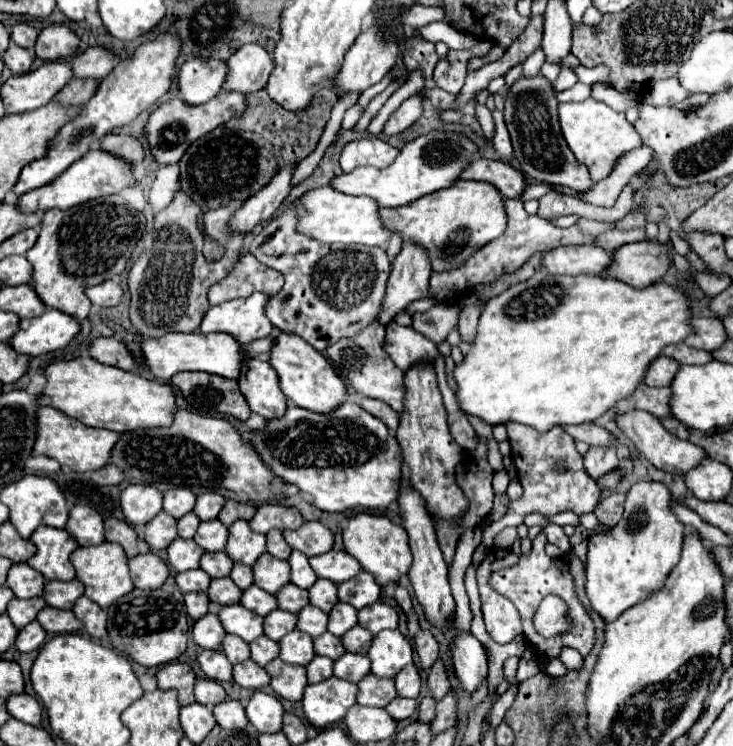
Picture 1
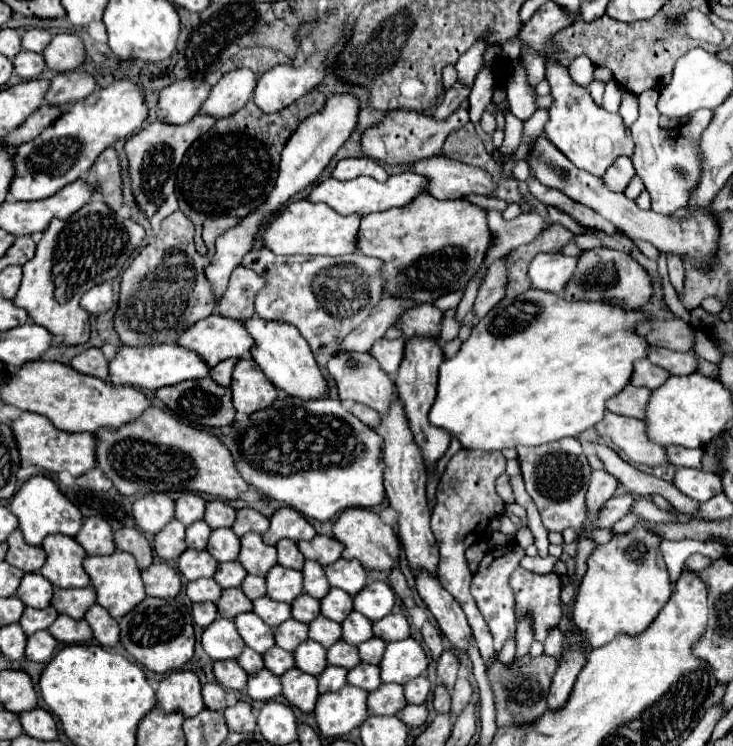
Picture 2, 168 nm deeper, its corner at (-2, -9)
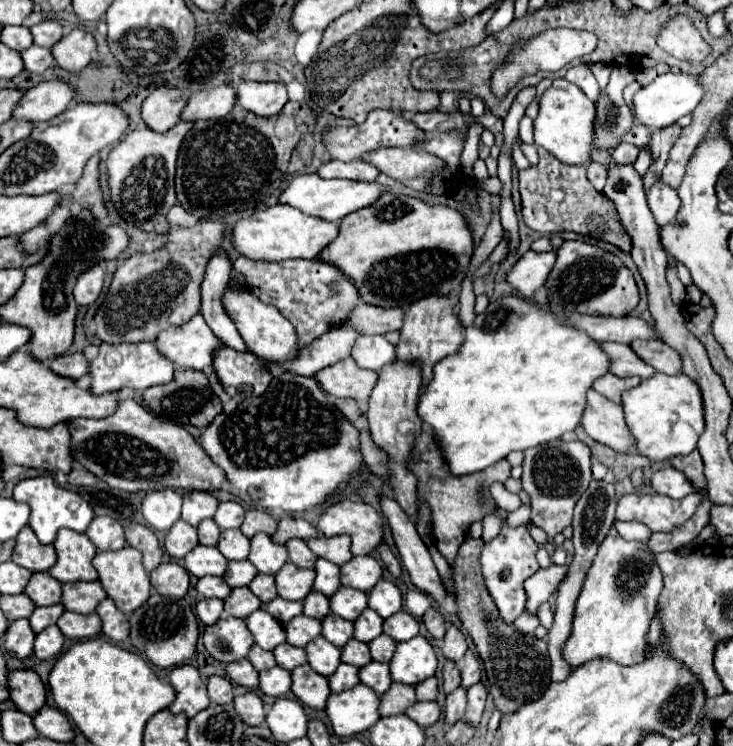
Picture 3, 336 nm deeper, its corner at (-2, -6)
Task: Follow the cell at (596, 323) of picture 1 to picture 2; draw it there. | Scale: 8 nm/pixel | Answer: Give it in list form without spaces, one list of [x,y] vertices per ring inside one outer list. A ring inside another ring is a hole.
[[[528,289],[522,295],[508,299],[504,297],[496,307],[492,307],[472,329],[472,335],[462,343],[460,351],[450,357],[444,359],[444,363],[440,365],[440,375],[438,375],[438,395],[436,401],[430,409],[430,423],[436,427],[446,429],[448,433],[452,433],[460,445],[464,449],[482,449],[482,451],[502,451],[502,449],[510,449],[510,447],[518,447],[518,445],[526,445],[526,447],[536,447],[542,443],[550,443],[550,441],[558,441],[562,437],[576,437],[578,433],[582,433],[584,429],[594,427],[602,417],[604,417],[604,401],[614,397],[614,393],[620,393],[620,389],[624,389],[626,383],[630,383],[630,375],[632,375],[632,363],[636,359],[644,359],[646,357],[646,349],[648,343],[634,331],[634,325],[638,321],[650,319],[646,313],[642,311],[624,311],[620,307],[616,307],[614,303],[592,303],[592,301],[562,301],[560,295],[554,293],[544,293],[544,291],[536,291],[536,289]]]

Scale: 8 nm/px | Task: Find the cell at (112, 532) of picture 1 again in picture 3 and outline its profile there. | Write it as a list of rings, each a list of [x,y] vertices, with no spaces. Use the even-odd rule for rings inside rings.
[[[130,524],[124,528],[126,544],[142,552],[142,562],[146,572],[152,572],[162,562],[162,550],[156,534],[144,524]]]

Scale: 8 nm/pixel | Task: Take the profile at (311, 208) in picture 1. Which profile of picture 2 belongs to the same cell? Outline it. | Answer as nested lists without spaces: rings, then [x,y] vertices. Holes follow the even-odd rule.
[[[288,203],[264,229],[262,245],[276,255],[344,255],[354,253],[352,241],[360,227],[360,215],[340,217],[324,203]]]

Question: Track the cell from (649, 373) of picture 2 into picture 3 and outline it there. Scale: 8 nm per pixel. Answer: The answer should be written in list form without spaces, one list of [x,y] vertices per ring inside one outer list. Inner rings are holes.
[[[602,342],[602,350],[612,358],[610,372],[614,376],[620,376],[620,378],[640,376],[642,380],[646,380],[656,372],[642,358],[638,358],[630,346],[616,344],[616,342]]]

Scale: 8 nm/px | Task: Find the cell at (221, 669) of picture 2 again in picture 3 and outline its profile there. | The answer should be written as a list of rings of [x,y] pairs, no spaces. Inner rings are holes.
[[[246,658],[226,664],[224,670],[226,670],[226,678],[230,678],[234,684],[246,686],[248,690],[258,688],[258,672],[254,670],[254,666]]]

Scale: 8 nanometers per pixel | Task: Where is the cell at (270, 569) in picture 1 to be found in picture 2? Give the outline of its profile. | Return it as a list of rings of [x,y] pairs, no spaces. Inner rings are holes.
[[[274,565],[266,575],[268,597],[284,603],[292,603],[300,593],[304,593],[302,571],[292,571],[282,565]]]

